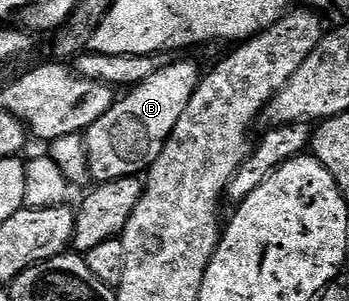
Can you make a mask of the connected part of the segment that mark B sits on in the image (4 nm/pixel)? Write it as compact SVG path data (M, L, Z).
M178 60L175 64L163 63L158 71L144 82L134 85L117 99L104 114L84 133L86 157L91 177L95 181L119 180L129 176L141 177L160 158L176 122L188 110L192 94L198 88L200 71L190 60Z

